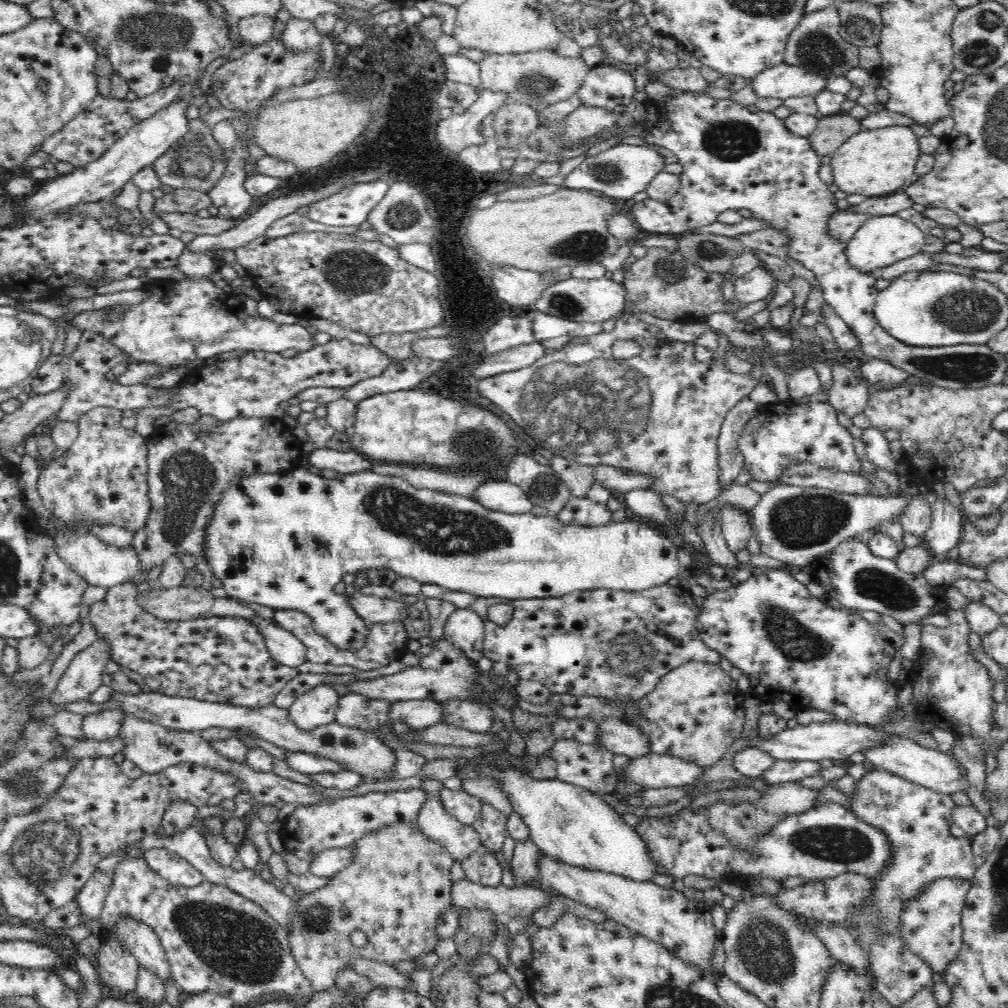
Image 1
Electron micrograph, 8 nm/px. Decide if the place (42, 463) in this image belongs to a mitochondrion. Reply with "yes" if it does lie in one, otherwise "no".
no

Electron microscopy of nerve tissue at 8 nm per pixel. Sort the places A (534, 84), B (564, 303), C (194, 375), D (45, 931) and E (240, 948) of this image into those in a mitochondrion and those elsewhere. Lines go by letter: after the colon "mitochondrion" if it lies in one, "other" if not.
A: mitochondrion
B: mitochondrion
C: other
D: other
E: mitochondrion

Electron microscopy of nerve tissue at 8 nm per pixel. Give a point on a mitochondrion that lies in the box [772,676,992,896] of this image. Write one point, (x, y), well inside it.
(836, 843)

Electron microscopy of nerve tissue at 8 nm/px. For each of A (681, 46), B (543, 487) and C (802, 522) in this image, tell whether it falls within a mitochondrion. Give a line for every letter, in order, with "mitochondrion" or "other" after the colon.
A: other
B: mitochondrion
C: mitochondrion

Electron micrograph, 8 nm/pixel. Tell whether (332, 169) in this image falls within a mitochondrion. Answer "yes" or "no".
no

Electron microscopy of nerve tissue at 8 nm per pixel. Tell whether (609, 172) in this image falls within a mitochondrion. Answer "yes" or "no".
yes

